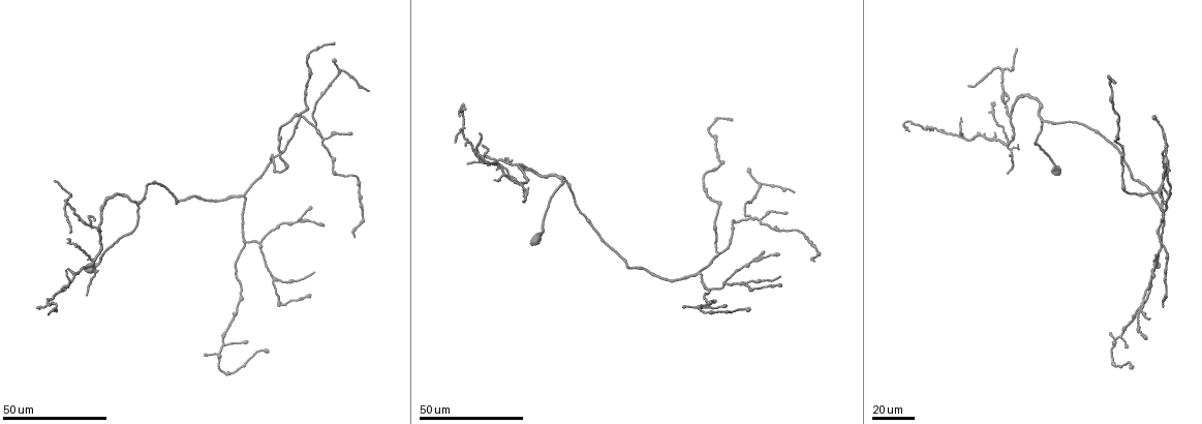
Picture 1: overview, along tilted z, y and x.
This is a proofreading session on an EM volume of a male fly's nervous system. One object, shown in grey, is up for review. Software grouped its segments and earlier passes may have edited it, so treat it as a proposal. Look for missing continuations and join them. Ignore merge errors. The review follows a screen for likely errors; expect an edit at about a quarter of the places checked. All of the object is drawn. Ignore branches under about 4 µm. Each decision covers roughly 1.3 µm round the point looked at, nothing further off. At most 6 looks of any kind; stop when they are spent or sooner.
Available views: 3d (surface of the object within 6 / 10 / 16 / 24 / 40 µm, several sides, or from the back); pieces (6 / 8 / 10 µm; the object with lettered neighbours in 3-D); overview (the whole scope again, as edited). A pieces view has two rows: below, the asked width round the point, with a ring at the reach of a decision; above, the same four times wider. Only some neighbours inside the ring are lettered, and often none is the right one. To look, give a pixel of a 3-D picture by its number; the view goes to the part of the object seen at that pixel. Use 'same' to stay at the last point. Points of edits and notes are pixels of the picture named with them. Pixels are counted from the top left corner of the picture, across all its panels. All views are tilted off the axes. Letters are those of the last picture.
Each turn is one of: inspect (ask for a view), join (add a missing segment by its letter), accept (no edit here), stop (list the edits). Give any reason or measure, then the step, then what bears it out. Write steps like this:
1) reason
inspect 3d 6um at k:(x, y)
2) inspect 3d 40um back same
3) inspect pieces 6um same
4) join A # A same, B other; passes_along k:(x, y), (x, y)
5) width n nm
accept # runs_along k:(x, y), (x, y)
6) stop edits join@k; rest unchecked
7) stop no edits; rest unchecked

an open end
inspect 3d 40um at 1:(56, 181)

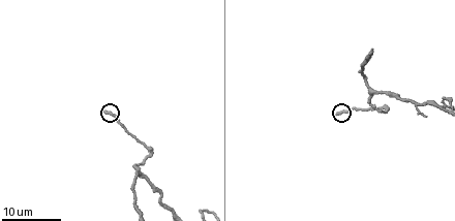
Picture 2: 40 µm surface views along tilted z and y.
inspect pieces 6um at 2:(107, 110)

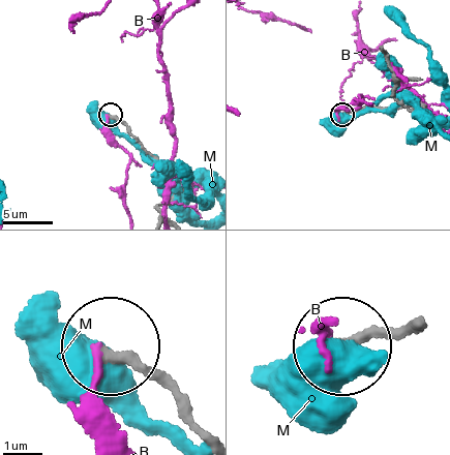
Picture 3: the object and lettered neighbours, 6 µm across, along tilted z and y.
accept # B other, M other; runs_along 3:(204, 433), (169, 388), (116, 353); none of them fits

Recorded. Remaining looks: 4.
free end
inspect 3d 24um at 1:(69, 232)

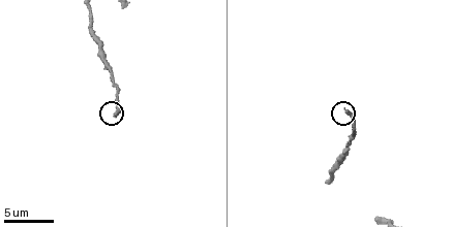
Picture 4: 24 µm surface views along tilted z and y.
inspect pieces 6um at 4:(347, 108)

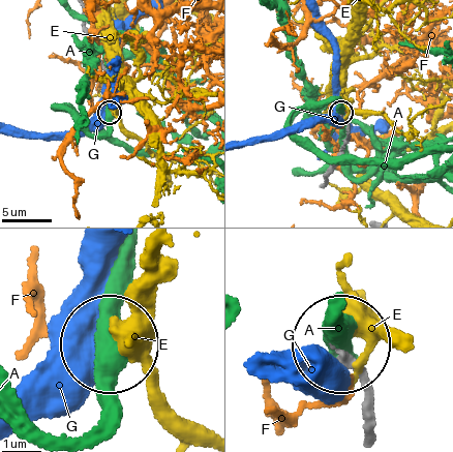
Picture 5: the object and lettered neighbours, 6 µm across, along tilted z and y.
accept # A other, E other, F other, G other; no lettered segment goes on from it

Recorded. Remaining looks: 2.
branch stops here
inspect 3d 24um at 1:(313, 273)

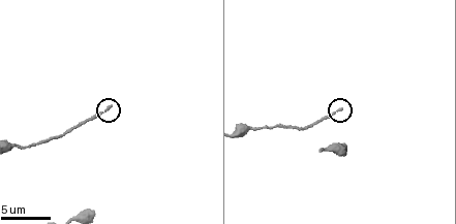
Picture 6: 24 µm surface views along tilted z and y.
inspect pieces 6um at 6:(109, 105)

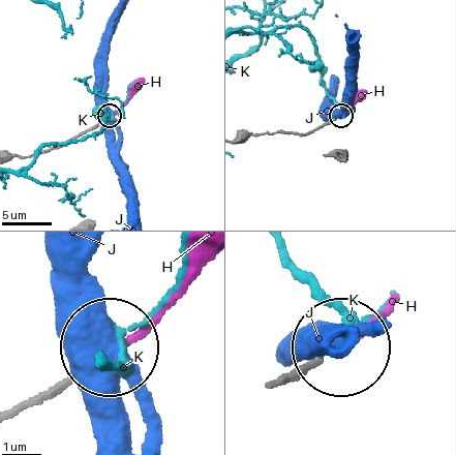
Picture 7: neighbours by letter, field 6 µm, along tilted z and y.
join H # H same, J other, K other; passes_along 7:(16, 410), (113, 358), (191, 258); the cell continues

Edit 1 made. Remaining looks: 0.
stop edits join@7; rest unchecked

